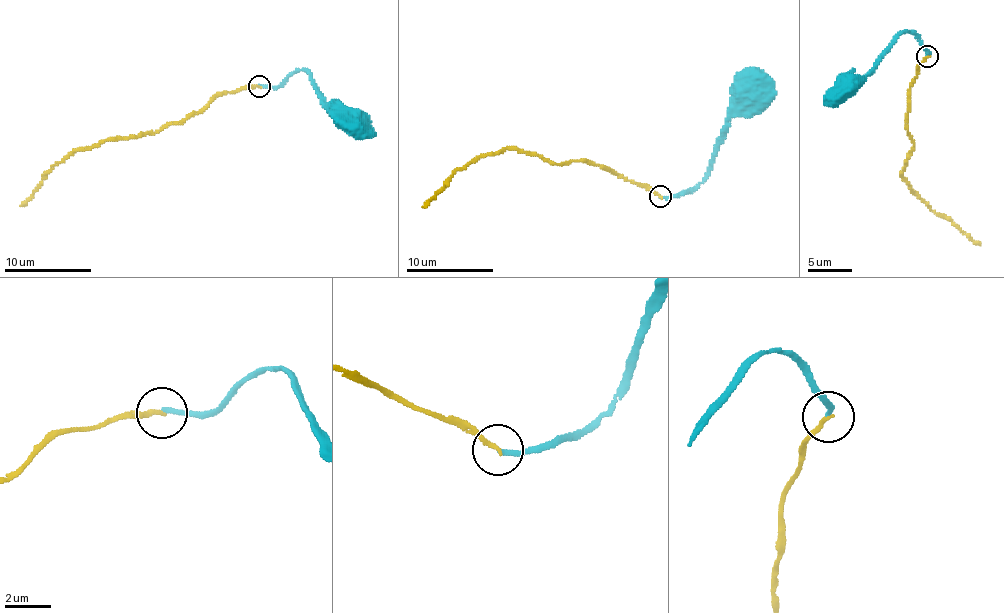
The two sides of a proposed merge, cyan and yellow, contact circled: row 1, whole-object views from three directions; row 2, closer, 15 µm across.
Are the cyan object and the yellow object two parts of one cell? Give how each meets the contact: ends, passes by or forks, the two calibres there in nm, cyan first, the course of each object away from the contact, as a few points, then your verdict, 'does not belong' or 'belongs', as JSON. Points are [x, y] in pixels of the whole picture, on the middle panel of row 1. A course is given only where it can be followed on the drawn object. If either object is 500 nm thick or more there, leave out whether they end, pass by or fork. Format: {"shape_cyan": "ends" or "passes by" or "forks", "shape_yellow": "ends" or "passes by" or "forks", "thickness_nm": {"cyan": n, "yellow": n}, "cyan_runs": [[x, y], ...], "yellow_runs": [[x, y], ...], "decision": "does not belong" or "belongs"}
{"shape_cyan": "ends", "shape_yellow": "ends", "thickness_nm": {"cyan": 220, "yellow": 180}, "cyan_runs": [[661, 197], [679, 197], [703, 180], [712, 169], [721, 131], [765, 74]], "yellow_runs": [[659, 197], [585, 162], [551, 164], [540, 155], [503, 149], [474, 159], [457, 170], [448, 186], [422, 207]], "decision": "does not belong"}

